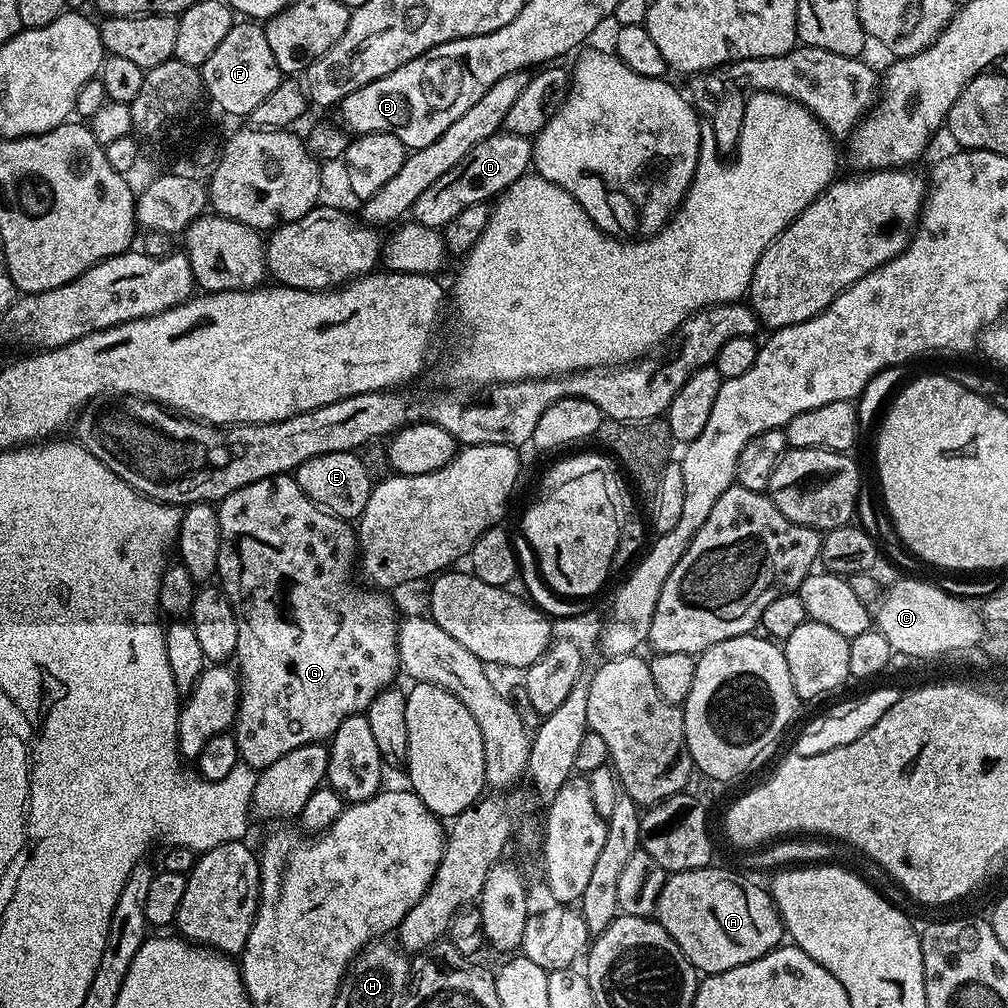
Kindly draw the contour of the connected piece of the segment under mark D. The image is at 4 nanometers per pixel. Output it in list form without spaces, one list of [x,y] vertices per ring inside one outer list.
[[[506,131],[478,142],[453,169],[447,170],[419,195],[411,208],[411,219],[422,226],[443,230],[451,220],[458,218],[458,214],[462,214],[462,210],[466,210],[466,206],[499,197],[533,167],[532,146],[529,137]]]

